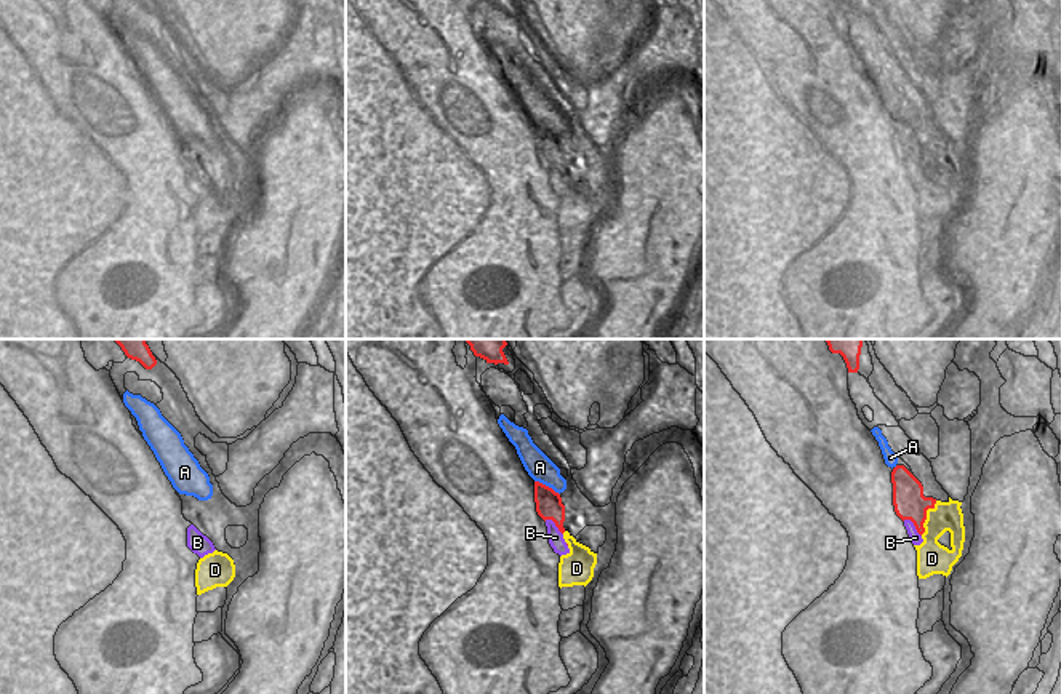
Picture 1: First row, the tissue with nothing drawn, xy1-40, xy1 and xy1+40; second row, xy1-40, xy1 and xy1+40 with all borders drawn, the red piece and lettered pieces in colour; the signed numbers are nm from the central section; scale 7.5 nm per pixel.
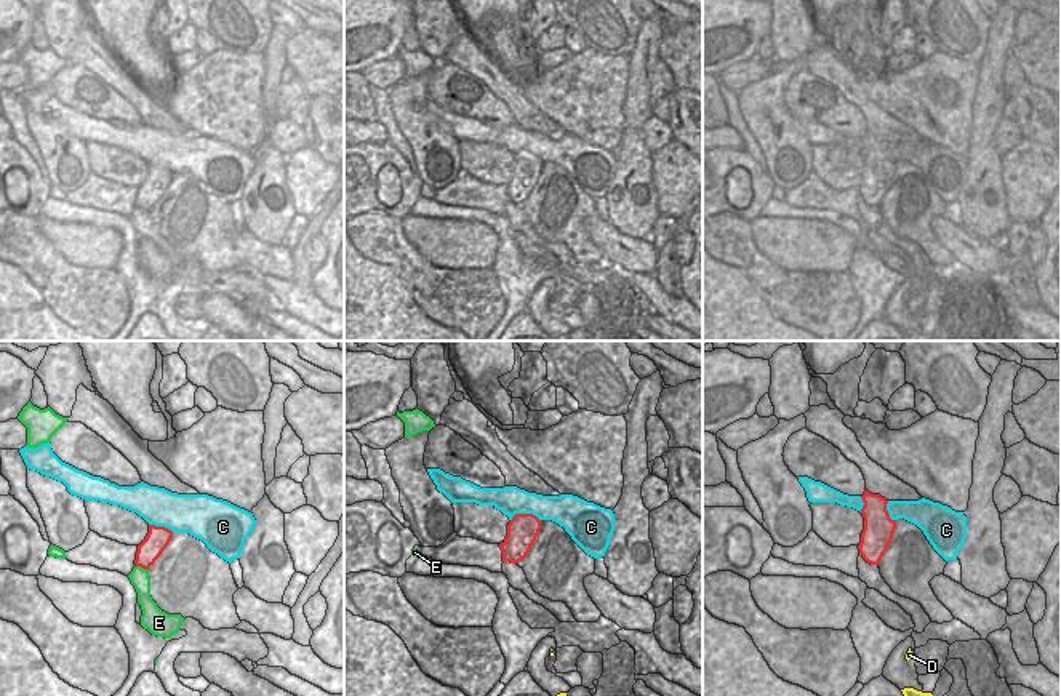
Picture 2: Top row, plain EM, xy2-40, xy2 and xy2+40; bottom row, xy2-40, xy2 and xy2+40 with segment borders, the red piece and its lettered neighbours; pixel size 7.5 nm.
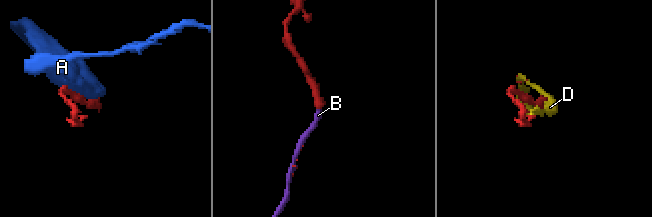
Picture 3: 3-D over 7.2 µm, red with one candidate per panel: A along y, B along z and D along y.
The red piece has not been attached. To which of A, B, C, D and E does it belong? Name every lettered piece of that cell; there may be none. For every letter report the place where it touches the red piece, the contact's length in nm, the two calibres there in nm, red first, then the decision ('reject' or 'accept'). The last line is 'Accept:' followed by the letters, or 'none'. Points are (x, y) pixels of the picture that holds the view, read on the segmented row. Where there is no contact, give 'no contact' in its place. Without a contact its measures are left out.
A: meets red in xy1 at (548, 486); contact 220 nm long; 200 nm thick on the red side, 200 nm on the other; reject
B: meets red in xy1+40 at (914, 525); contact 190 nm long; 240 nm thick on the red side, 90 nm on the other; accept
C: meets red in xy2 at (525, 514); contact 220 nm long; 240 nm thick on the red side, 220 nm on the other; reject
D: meets red in xy1+40 at (925, 517); contact 300 nm long; 240 nm thick on the red side, 220 nm on the other; reject
E: meets red in xy2-40 at (143, 567); contact 100 nm long; 170 nm thick on the red side, 150 nm on the other; reject
Accept: B

